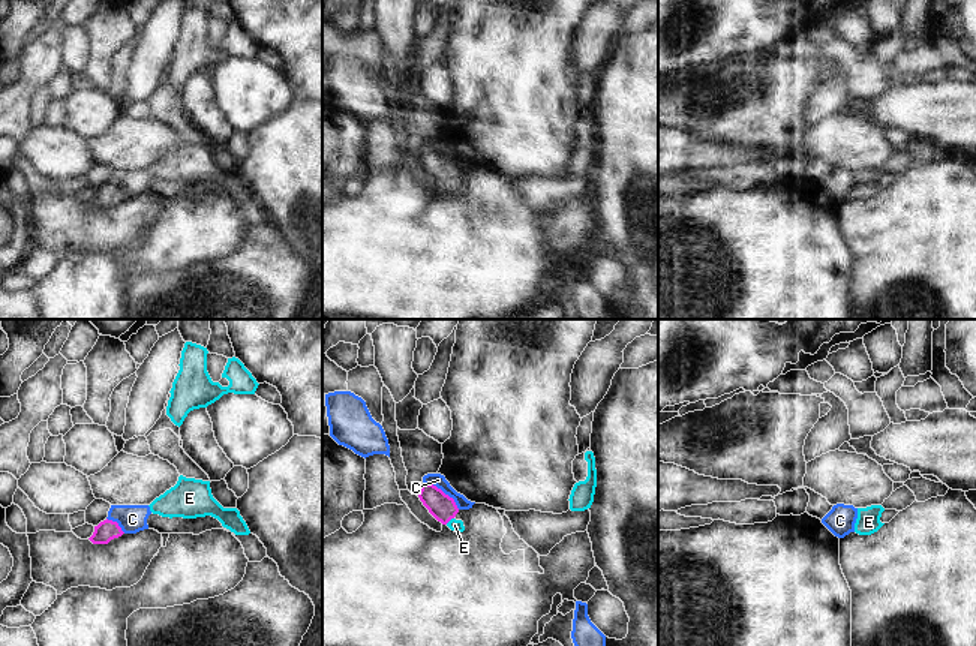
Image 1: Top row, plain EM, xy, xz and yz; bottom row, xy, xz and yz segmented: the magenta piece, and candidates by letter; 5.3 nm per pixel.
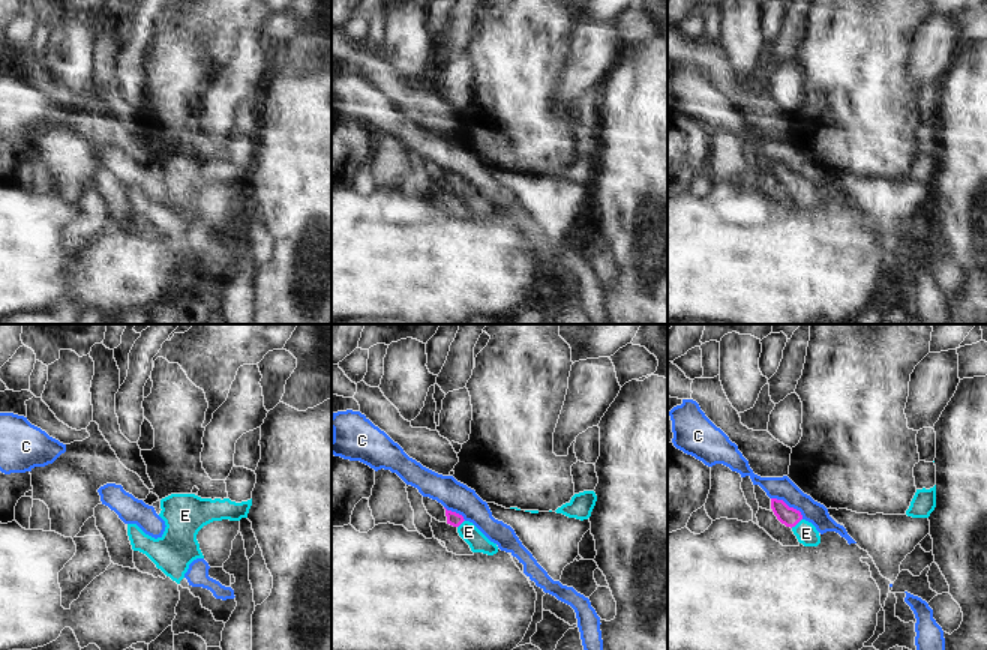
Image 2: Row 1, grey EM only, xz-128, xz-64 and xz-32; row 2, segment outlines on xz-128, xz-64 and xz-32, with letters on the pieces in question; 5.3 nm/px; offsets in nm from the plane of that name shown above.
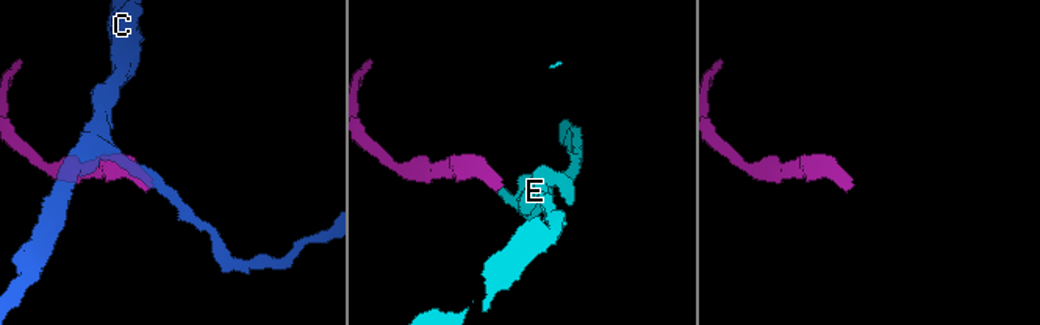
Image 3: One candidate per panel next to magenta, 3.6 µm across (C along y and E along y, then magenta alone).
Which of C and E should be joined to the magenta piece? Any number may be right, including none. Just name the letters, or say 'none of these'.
E

